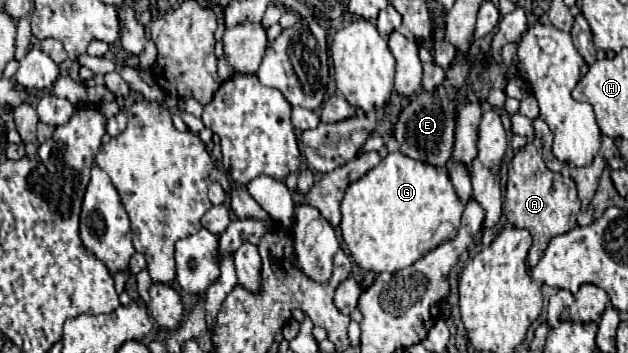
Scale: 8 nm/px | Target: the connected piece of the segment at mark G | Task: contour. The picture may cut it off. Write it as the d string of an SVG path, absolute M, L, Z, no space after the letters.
M388 153L364 177L350 183L342 199L342 241L354 263L372 273L394 273L414 265L428 251L458 233L462 201L454 193L448 173L422 165L402 153Z

